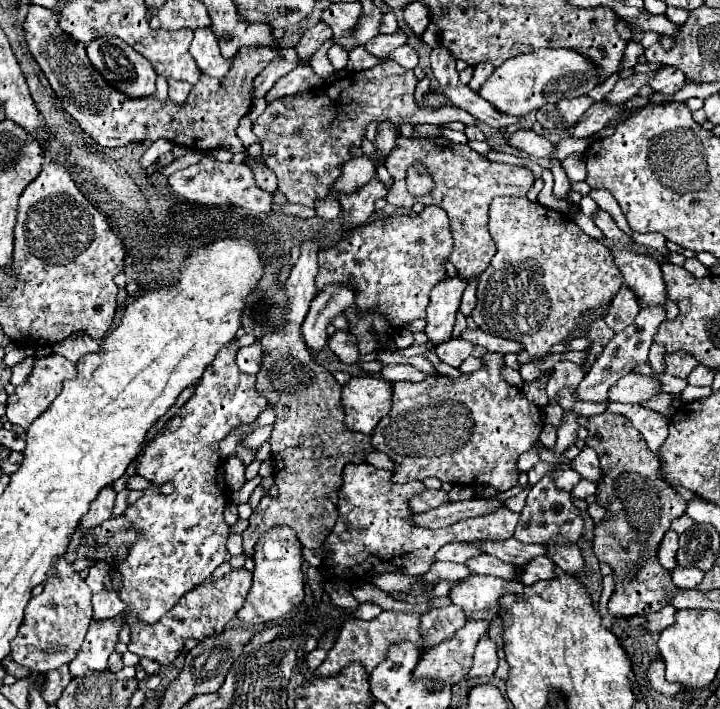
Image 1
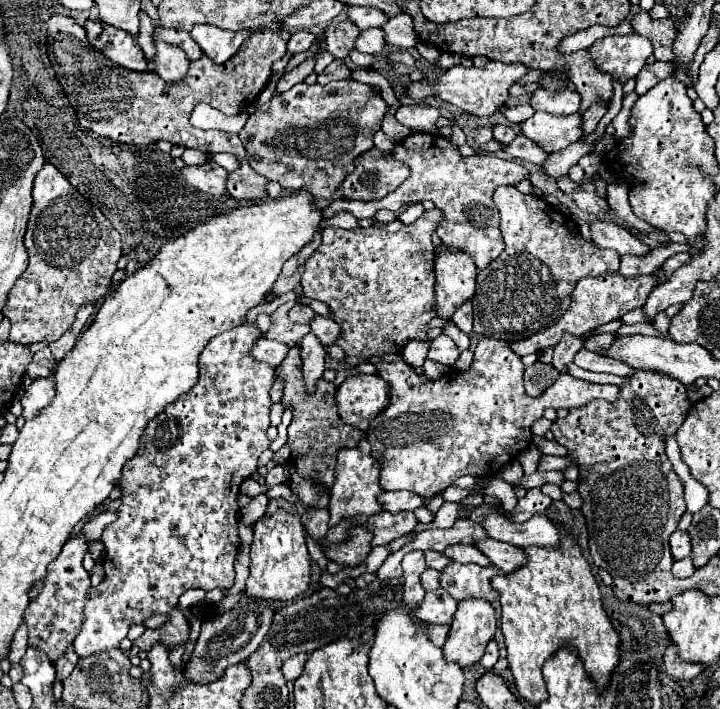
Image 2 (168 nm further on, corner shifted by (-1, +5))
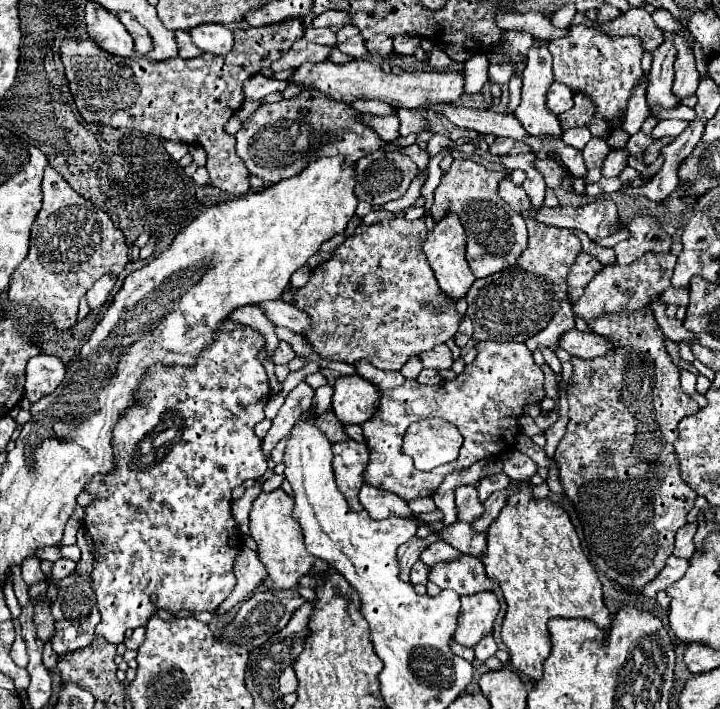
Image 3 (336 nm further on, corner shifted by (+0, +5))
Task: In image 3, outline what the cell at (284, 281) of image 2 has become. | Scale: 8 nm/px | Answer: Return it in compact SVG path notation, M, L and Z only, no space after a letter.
M248 305L248 307L238 307L230 313L230 319L248 327L256 327L256 331L262 331L262 335L266 337L266 359L272 361L272 353L278 347L278 339L274 335L274 323L268 323L268 319L264 319L264 315L260 315L260 309L256 305Z

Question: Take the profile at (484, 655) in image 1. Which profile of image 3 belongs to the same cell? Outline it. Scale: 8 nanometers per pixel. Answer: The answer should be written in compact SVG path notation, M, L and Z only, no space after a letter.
M492 633L490 635L486 635L476 647L474 647L474 651L476 651L476 659L478 661L486 661L488 657L492 657L496 651L498 651L498 647L496 647L496 641L494 641L494 637L492 637Z

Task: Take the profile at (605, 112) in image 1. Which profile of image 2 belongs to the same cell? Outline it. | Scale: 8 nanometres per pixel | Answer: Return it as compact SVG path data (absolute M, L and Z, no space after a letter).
M537 111L531 119L521 123L521 129L529 139L539 143L547 153L555 153L583 137L581 125L583 125L581 113L555 117Z

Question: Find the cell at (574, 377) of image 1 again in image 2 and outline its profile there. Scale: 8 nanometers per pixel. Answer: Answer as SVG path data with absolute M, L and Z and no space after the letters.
M565 335L565 339L561 339L561 343L555 347L553 367L559 373L567 373L567 367L569 367L569 363L573 363L573 357L579 349L583 349L583 339L573 337L573 335Z

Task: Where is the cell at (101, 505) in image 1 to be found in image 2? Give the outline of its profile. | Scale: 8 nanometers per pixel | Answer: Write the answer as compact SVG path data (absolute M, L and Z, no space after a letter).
M81 531L71 535L65 541L61 553L49 563L43 591L35 597L35 603L29 603L29 607L25 609L29 647L47 653L47 657L53 663L57 663L57 659L67 651L67 647L75 641L75 637L83 627L85 603L89 601L89 589L91 589L89 573L83 569L83 557L87 551L89 551L89 543L85 535Z

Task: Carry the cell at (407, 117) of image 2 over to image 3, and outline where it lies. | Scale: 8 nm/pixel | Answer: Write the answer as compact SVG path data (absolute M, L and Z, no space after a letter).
M354 101L354 103L350 103L350 107L354 111L370 113L370 115L396 115L392 107L388 107L386 103L380 103L380 101Z

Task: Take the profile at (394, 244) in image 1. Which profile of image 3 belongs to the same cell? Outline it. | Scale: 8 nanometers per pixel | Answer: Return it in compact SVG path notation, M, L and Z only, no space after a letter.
M396 217L374 225L362 223L326 263L312 271L310 281L294 291L292 303L312 319L312 325L302 335L320 357L344 363L366 359L382 371L398 371L410 357L446 343L456 335L464 315L456 311L456 303L438 287L422 253L424 239L424 219L406 221Z

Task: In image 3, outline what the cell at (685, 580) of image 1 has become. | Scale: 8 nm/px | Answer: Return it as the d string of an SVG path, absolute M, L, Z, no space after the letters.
M672 555L672 557L668 557L664 569L658 573L656 579L652 579L650 583L646 583L640 591L628 591L628 593L642 593L644 597L656 597L658 591L666 589L668 585L672 585L674 581L678 581L680 577L684 577L686 571L688 571L688 561L686 559L676 559Z

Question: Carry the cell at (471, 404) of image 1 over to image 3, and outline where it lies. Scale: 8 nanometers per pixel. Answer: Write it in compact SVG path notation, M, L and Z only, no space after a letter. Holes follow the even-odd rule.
M480 341L478 343L478 355L476 355L474 363L466 365L464 373L458 375L454 381L440 381L438 385L420 385L416 379L402 377L400 371L380 371L380 369L372 367L364 359L354 363L354 367L356 367L356 375L360 375L362 379L368 379L370 383L374 383L378 387L378 391L380 391L378 411L372 415L372 419L362 423L364 439L366 439L368 451L370 451L370 461L368 461L368 467L364 469L364 481L368 485L376 487L376 489L386 489L386 491L398 495L404 501L434 495L434 491L438 489L442 479L448 473L452 473L454 469L470 467L472 463L480 461L480 459L486 459L490 455L506 455L508 451L512 451L514 445L516 445L516 435L520 431L518 421L522 417L522 407L538 403L538 401L544 399L542 371L532 361L532 353L530 353L528 347L524 347L524 343ZM430 417L440 417L440 419L446 419L446 421L454 423L460 429L460 433L464 435L464 445L462 445L460 455L458 455L456 461L435 467L429 472L416 471L412 467L412 459L404 457L404 453L400 449L402 447L402 437L404 437L404 431L406 431L406 427L410 423L430 419Z

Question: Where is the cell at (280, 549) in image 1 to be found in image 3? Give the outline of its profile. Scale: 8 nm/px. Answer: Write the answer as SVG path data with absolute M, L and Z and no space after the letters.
M282 491L260 493L250 511L250 535L258 545L258 557L268 569L268 579L264 581L270 589L292 589L298 585L300 577L306 575L314 563L314 555L308 555L304 547L304 535L300 535L300 525L292 519L292 497Z

